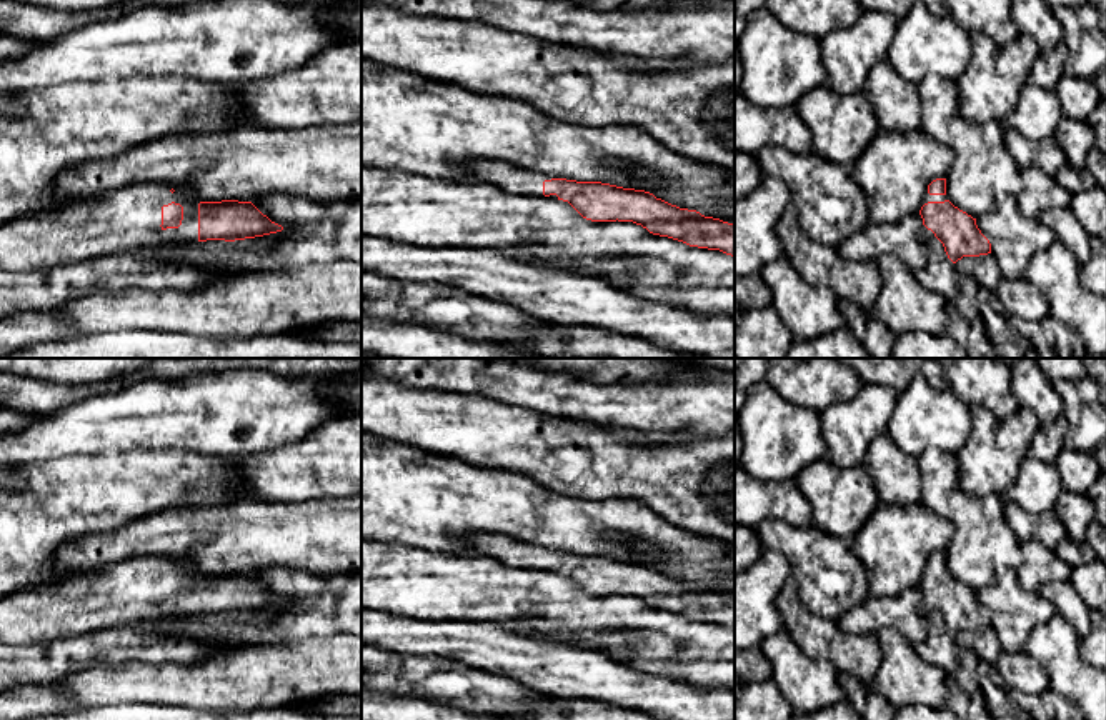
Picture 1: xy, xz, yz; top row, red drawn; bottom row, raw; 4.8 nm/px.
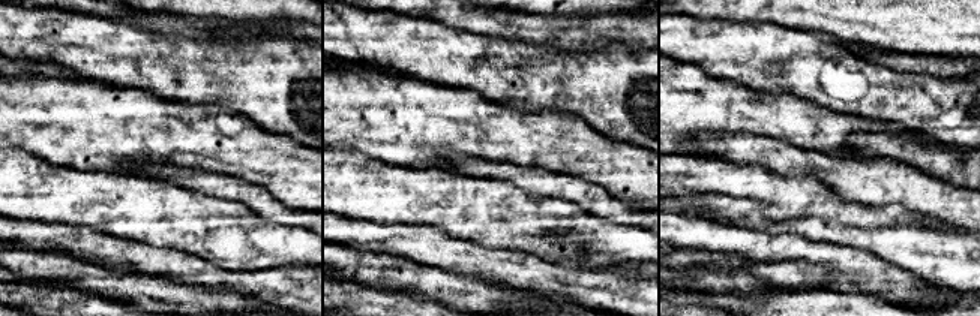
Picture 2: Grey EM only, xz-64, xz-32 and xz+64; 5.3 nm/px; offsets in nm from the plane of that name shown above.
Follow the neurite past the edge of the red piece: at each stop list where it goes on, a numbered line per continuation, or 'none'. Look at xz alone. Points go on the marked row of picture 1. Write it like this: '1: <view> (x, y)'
1: xz (515, 180)

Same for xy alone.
1: xy (127, 219)

